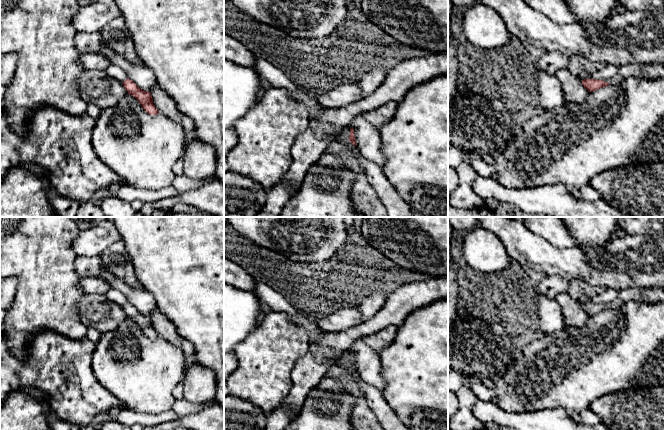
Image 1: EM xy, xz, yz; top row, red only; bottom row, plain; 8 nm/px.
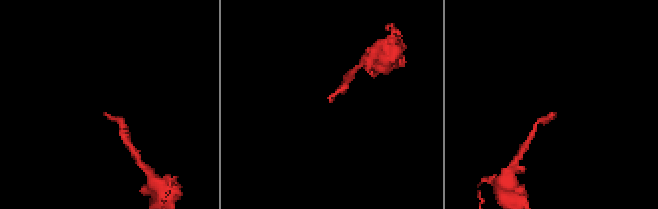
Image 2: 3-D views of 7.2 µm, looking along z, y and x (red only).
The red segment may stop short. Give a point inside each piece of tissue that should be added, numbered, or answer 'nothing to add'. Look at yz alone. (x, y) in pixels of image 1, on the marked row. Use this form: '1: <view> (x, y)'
1: yz (633, 70)

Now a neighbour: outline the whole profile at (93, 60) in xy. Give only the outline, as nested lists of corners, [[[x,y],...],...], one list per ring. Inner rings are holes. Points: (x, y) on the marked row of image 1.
[[[98,52],[81,54],[79,59],[84,70],[105,70],[110,64],[108,58]]]

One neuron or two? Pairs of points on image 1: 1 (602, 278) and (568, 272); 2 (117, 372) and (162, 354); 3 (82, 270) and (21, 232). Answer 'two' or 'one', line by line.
1: one
2: one
3: two

